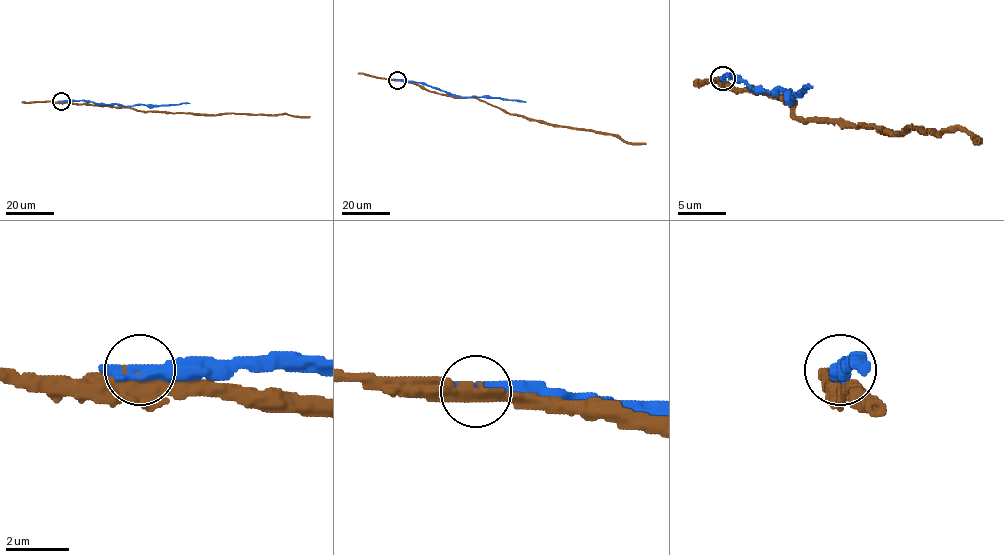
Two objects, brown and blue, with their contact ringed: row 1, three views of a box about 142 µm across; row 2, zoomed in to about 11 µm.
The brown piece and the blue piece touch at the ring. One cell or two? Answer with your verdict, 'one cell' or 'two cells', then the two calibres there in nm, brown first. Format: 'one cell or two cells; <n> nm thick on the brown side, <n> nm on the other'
two cells; 400 nm thick on the brown side, 340 nm on the other

